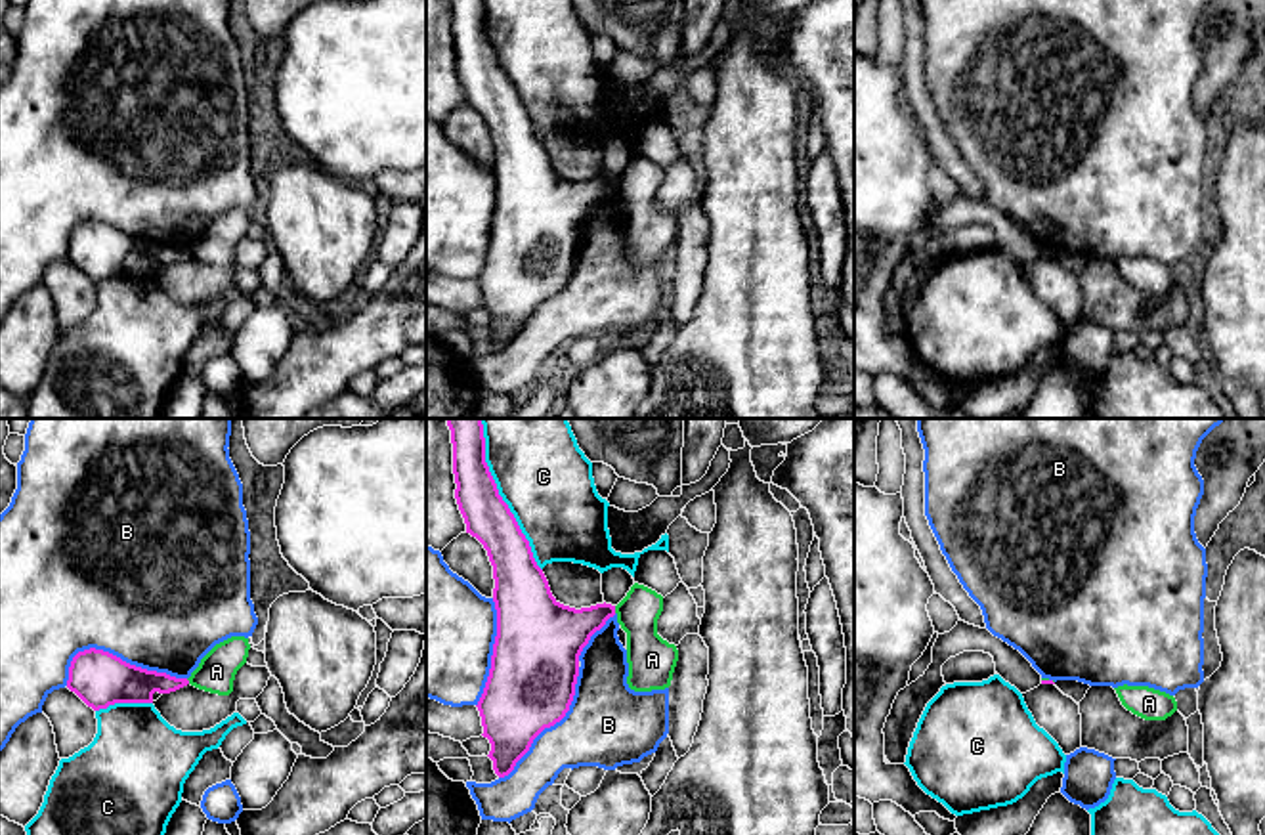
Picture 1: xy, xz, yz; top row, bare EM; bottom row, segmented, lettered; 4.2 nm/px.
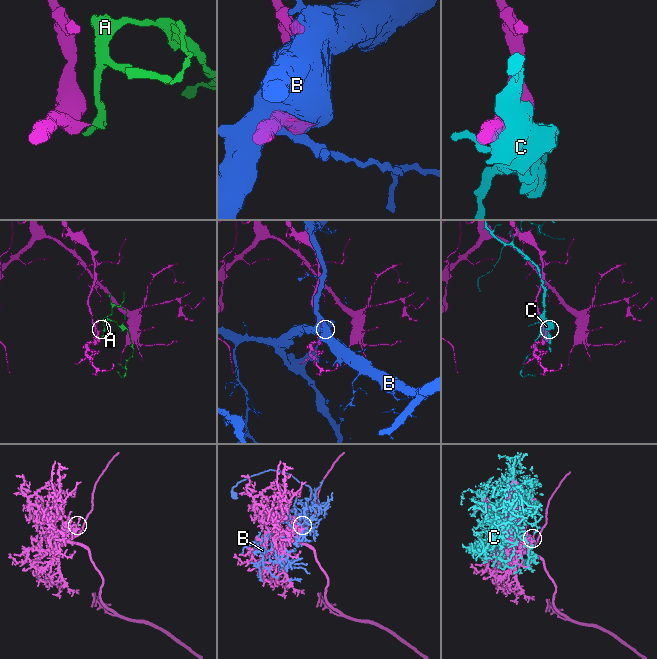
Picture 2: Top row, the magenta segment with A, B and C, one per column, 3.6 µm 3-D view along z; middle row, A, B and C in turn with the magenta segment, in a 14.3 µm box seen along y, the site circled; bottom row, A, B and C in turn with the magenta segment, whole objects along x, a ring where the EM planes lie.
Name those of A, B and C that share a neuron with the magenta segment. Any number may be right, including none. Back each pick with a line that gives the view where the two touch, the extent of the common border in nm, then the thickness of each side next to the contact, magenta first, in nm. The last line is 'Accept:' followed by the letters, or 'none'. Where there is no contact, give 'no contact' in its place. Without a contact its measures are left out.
Accept: none

